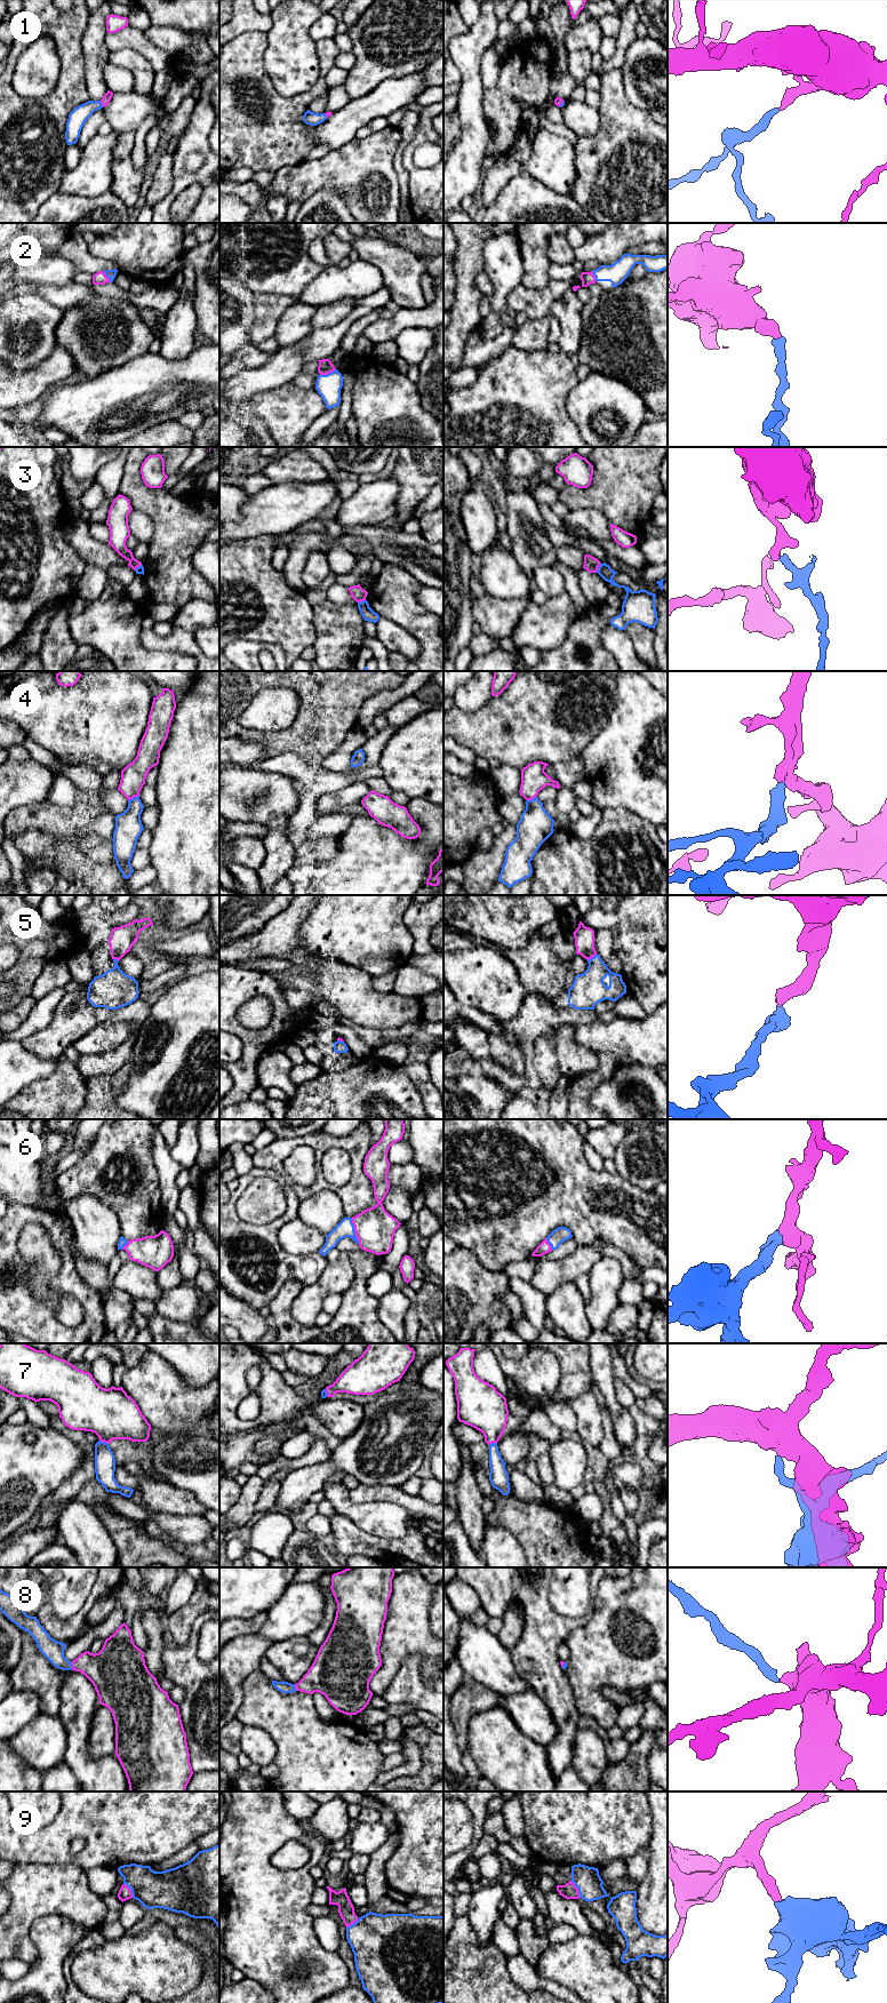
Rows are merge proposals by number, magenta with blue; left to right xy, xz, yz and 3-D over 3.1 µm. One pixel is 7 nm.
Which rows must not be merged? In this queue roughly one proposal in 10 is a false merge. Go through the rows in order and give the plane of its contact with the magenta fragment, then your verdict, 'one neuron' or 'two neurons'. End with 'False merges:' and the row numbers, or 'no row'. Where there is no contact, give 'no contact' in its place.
1: xy | one neuron
2: xz | one neuron
3: yz | two neurons
4: xy | one neuron
5: yz | one neuron
6: xz | one neuron
7: xy | one neuron
8: xy | one neuron
9: yz | one neuron
False merges: 3

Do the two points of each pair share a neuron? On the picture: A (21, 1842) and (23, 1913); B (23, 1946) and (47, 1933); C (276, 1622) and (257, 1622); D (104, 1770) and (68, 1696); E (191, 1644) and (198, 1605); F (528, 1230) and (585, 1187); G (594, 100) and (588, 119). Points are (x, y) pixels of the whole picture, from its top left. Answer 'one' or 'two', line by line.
A: two
B: two
C: two
D: one
E: two
F: one
G: two

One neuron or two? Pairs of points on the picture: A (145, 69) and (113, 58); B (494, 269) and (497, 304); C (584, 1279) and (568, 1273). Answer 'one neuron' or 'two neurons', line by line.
A: one neuron
B: one neuron
C: two neurons

